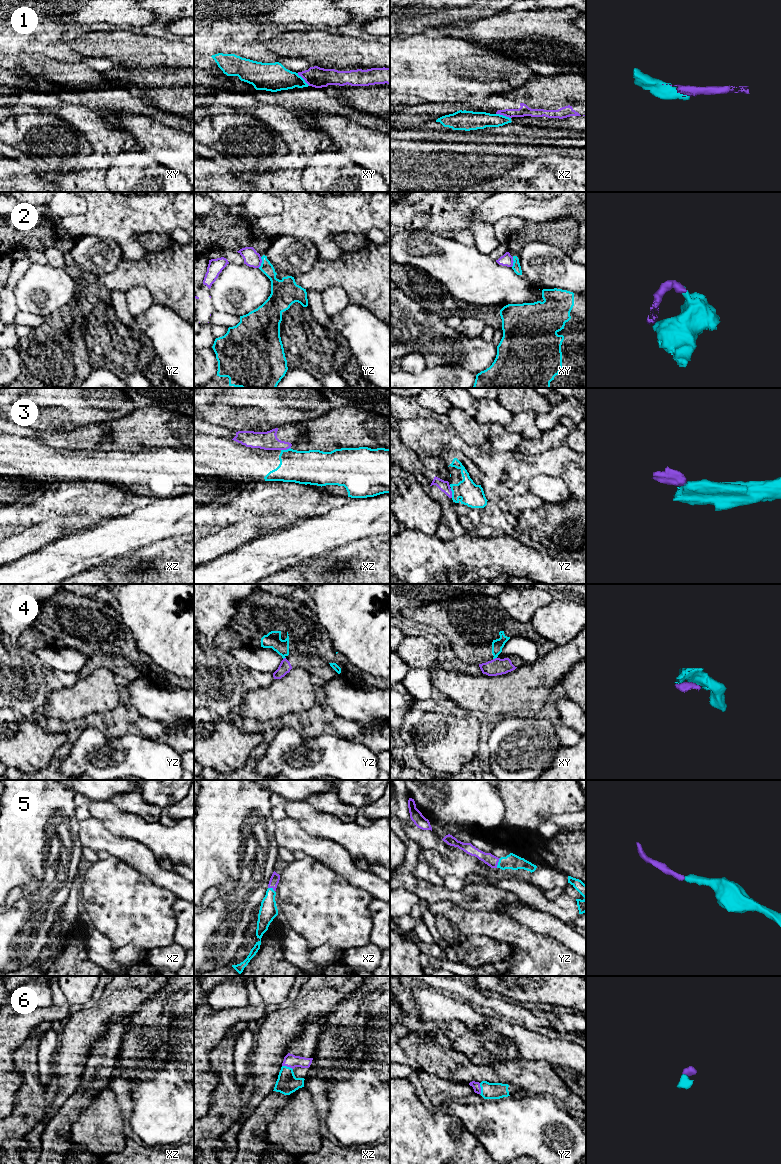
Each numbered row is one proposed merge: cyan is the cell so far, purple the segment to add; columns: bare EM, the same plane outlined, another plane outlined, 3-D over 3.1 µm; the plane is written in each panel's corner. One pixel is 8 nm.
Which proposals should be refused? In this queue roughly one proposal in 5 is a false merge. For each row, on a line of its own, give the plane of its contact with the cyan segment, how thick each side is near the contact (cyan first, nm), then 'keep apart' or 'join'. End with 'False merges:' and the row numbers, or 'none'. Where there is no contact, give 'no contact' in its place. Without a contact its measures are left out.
1: meets cyan in xz; 140 nm thick on the cyan side, 90 nm on the other; keep apart
2: meets cyan in yz; 140 nm thick on the cyan side, 130 nm on the other; keep apart
3: meets cyan in xz; 280 nm thick on the cyan side, 150 nm on the other; keep apart
4: meets cyan in xy; 90 nm thick on the cyan side, 140 nm on the other; keep apart
5: meets cyan in yz; 120 nm thick on the cyan side, 90 nm on the other; join
6: meets cyan in yz; 130 nm thick on the cyan side, 60 nm on the other; join
False merges: 1, 2, 3, 4

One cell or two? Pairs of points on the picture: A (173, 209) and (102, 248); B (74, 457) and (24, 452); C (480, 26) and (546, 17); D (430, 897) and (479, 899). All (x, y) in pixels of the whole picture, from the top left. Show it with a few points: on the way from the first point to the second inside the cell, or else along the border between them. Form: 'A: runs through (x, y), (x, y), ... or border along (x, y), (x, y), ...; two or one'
A: border along (92, 235), (112, 238), (119, 245), (124, 258); two
B: runs through (62, 457), (36, 457); one
C: runs through (496, 26), (530, 26); one
D: runs through (442, 896), (467, 897); one

